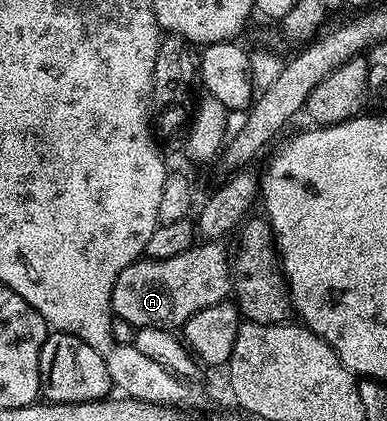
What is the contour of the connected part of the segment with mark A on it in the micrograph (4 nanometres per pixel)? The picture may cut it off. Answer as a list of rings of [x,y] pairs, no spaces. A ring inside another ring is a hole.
[[[202,241],[176,257],[137,259],[116,277],[116,285],[112,289],[112,301],[110,302],[111,312],[117,318],[130,322],[134,328],[181,328],[182,324],[188,321],[188,317],[192,317],[192,313],[200,313],[212,305],[223,302],[231,294],[232,259],[222,246],[223,244],[218,241]]]

